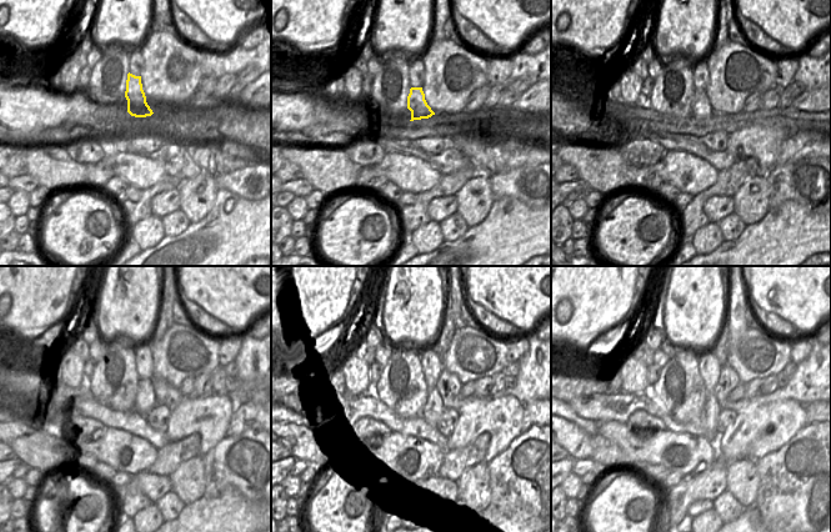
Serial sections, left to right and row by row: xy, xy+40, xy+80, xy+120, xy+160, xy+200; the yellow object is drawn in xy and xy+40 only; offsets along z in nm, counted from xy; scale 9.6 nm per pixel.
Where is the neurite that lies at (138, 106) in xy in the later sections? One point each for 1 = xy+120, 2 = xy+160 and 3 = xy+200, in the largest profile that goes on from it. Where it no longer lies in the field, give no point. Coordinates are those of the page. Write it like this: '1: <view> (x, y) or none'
1: xy+120 (145, 401)
2: xy+160 (432, 408)
3: xy+200 (711, 410)

